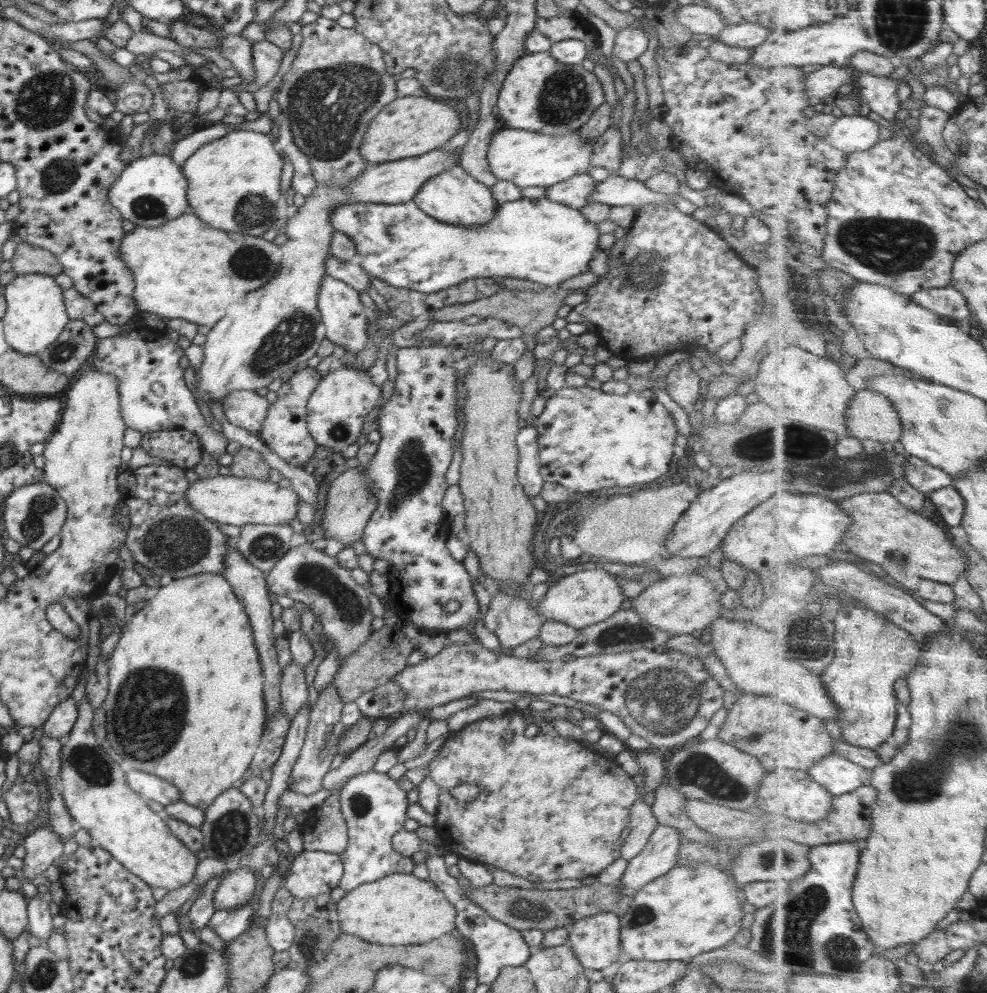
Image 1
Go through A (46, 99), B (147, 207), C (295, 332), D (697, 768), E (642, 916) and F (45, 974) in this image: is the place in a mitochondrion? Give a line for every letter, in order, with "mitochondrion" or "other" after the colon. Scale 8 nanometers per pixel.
A: mitochondrion
B: mitochondrion
C: mitochondrion
D: mitochondrion
E: mitochondrion
F: mitochondrion

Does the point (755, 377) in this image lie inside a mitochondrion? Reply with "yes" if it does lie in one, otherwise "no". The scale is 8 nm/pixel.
no

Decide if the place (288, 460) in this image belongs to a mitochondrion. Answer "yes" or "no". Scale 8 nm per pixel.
no

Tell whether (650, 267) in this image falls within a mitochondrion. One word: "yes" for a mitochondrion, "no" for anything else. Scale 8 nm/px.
yes

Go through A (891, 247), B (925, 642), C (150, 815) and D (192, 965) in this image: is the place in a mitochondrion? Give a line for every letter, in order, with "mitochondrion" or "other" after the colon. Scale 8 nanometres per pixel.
A: mitochondrion
B: other
C: other
D: mitochondrion

